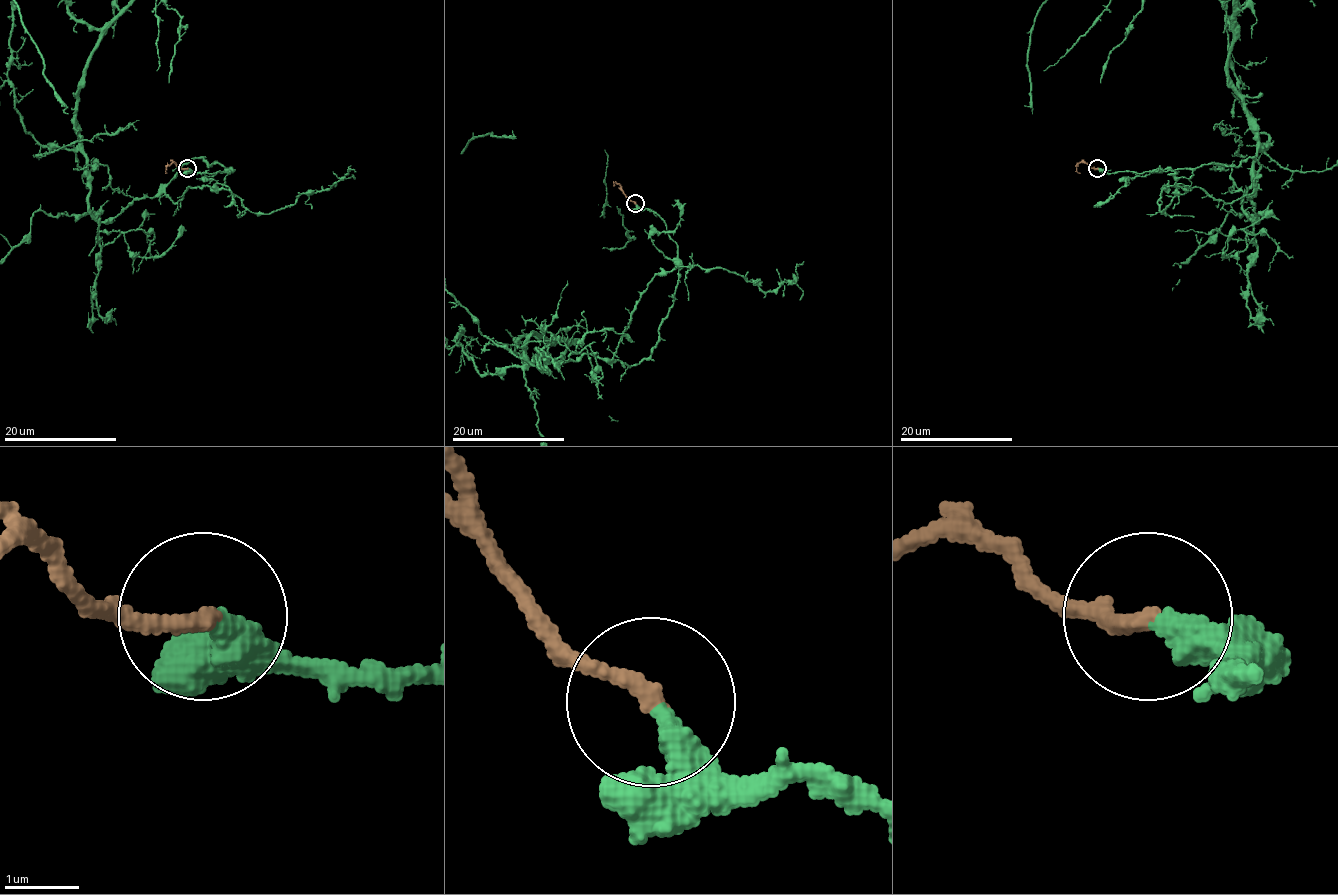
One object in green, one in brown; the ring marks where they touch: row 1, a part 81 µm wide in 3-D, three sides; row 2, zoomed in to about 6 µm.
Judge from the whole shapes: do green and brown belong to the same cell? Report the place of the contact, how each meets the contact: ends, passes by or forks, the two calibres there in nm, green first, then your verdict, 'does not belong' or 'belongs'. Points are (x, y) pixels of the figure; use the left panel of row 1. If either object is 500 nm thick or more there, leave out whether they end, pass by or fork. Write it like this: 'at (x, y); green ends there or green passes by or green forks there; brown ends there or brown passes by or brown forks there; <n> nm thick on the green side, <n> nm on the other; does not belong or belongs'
at (187, 168); green ends there; brown ends there; 420 nm thick on the green side, 240 nm on the other; belongs

